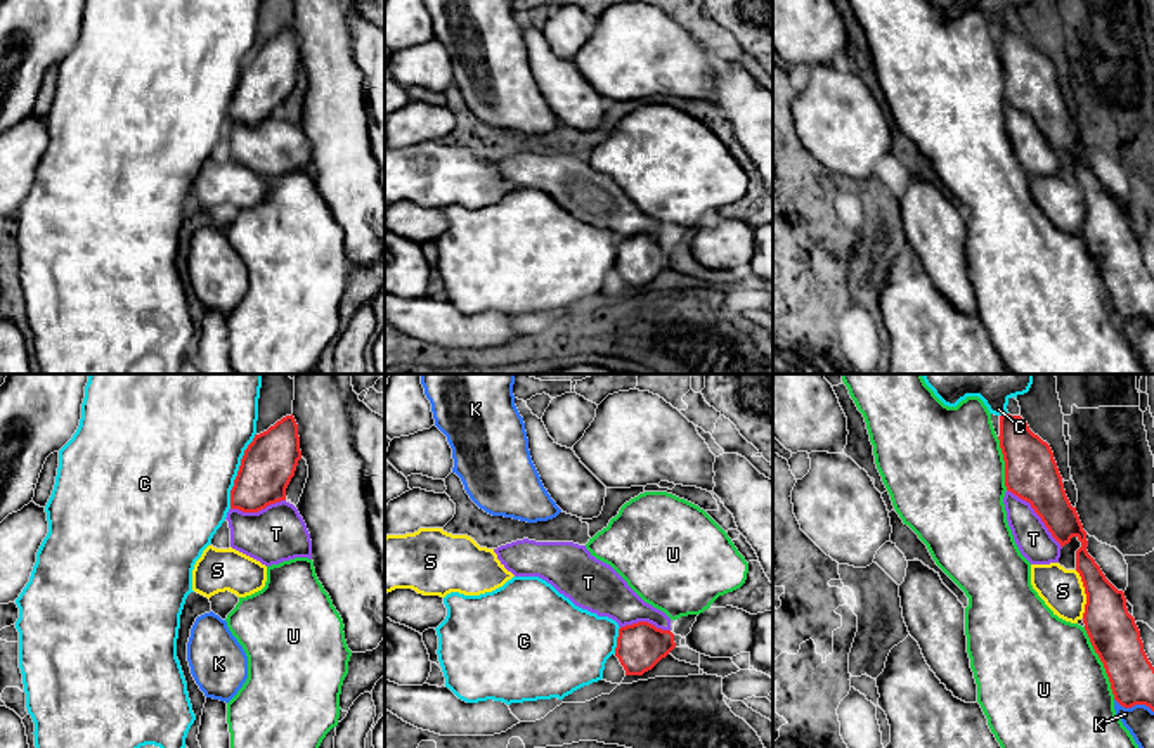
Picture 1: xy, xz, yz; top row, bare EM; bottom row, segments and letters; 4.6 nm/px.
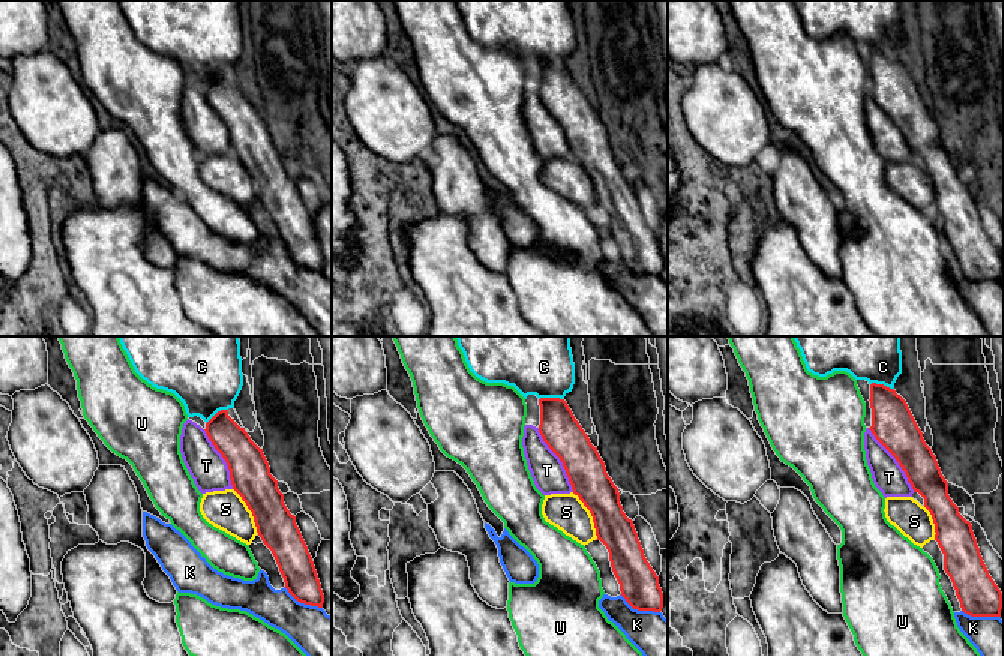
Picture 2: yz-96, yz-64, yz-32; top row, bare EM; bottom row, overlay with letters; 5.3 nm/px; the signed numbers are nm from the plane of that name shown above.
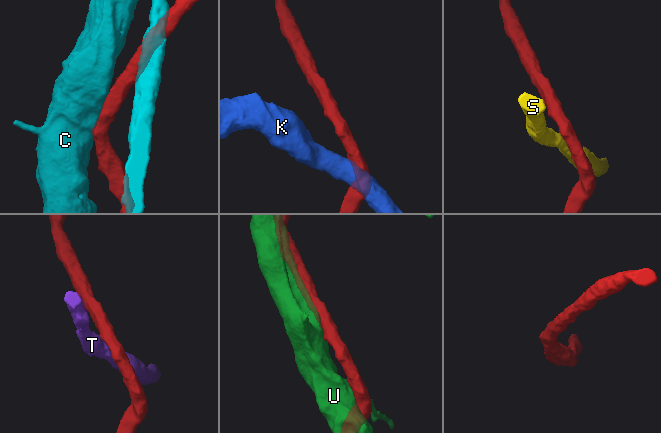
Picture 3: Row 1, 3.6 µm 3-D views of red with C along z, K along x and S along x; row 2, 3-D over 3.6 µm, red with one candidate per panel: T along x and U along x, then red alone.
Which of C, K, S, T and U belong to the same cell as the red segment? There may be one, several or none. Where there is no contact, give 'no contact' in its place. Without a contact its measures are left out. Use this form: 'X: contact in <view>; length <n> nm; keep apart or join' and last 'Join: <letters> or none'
C: contact in xy; length 380 nm; keep apart
K: contact in yz; length 200 nm; keep apart
S: contact in yz; length 220 nm; keep apart
T: contact in yz; length 380 nm; keep apart
U: contact in yz; length 360 nm; keep apart
Join: none

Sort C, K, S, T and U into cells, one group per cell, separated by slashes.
C / K / S T / U

